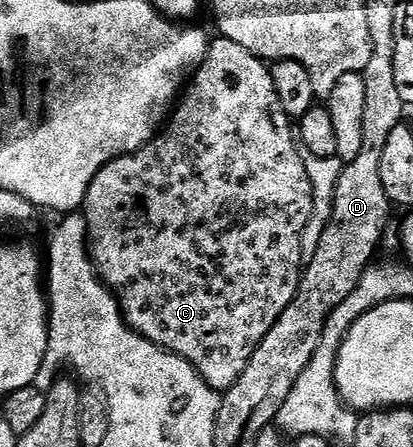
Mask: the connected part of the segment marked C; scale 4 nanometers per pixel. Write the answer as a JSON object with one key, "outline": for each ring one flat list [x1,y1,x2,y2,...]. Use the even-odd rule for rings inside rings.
{"outline":[[214,38,209,56,184,88,167,126,143,149,139,149,134,155,122,155,120,159,112,159,93,178,85,194,83,214,89,230,89,257,97,268,101,282,117,296,125,322,147,341,159,345,164,351,170,351,172,355,183,357,216,391,228,391,231,385,235,385,235,381,239,381,243,369,247,369,263,337,267,337,275,321,279,321,287,305,291,305,297,295,303,274,301,236,315,215,313,186,303,165,299,143,295,138,295,127,283,105,279,105,279,93,275,93,273,73,266,60,255,57,247,49,243,49,243,45,235,45,235,41]]}

